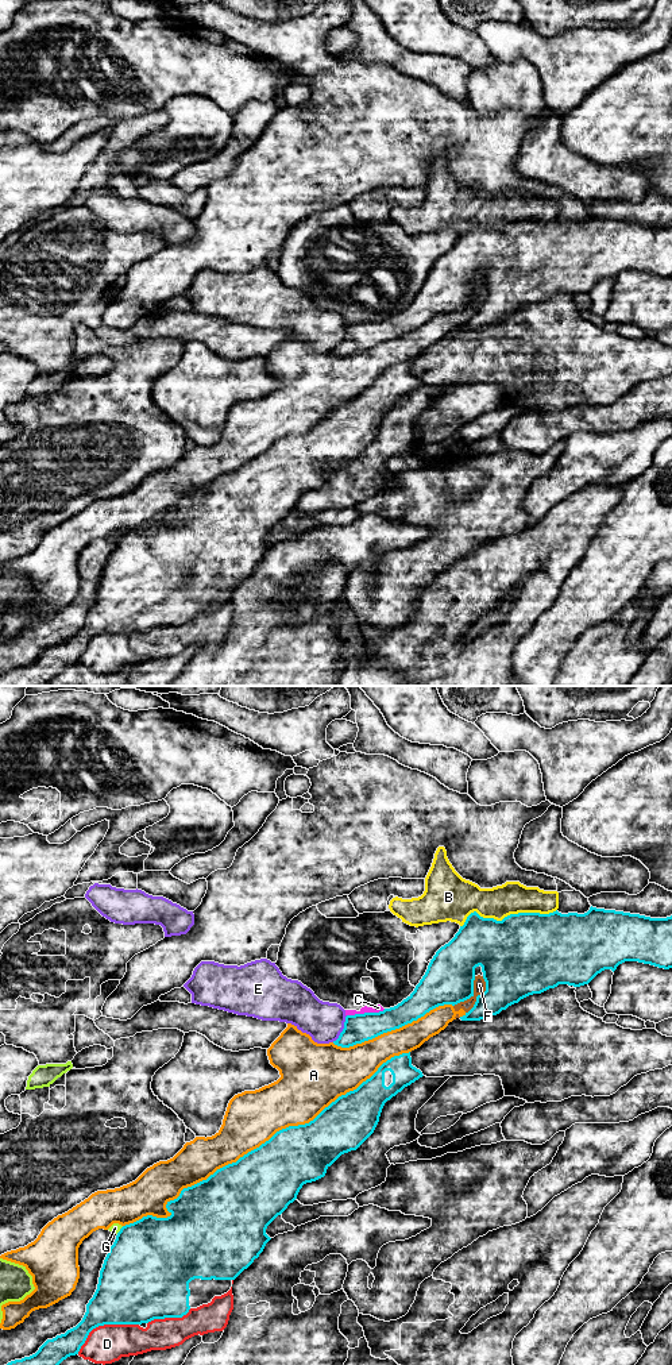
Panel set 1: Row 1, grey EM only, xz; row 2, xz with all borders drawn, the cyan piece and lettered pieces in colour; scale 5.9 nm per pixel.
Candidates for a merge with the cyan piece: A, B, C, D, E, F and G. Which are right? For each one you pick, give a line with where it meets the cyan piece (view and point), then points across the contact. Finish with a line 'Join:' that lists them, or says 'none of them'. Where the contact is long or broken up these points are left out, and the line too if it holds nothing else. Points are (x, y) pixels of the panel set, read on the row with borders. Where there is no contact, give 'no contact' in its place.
Join: none of them

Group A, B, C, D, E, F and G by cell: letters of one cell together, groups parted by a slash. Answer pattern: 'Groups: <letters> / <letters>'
Groups: A C F / B / D / E / G

